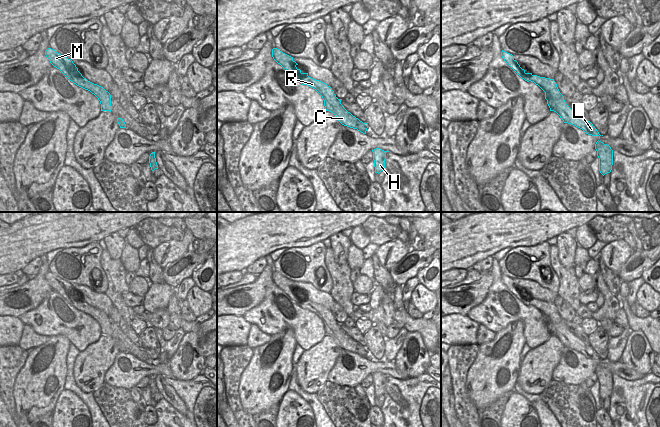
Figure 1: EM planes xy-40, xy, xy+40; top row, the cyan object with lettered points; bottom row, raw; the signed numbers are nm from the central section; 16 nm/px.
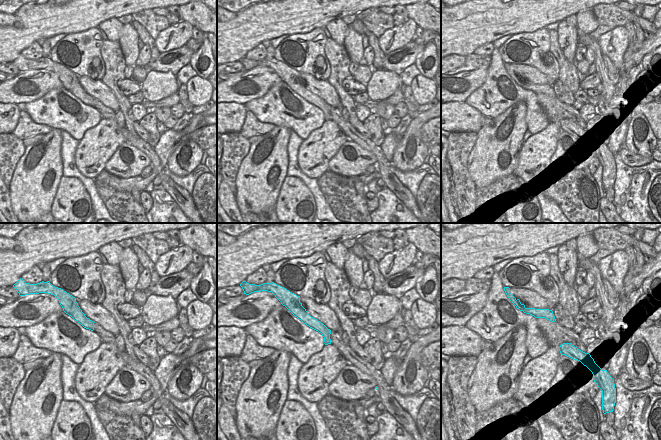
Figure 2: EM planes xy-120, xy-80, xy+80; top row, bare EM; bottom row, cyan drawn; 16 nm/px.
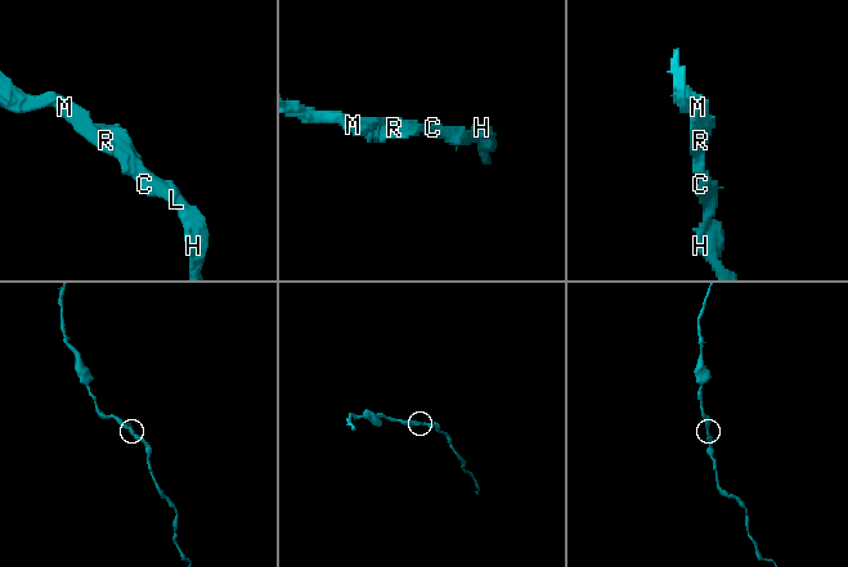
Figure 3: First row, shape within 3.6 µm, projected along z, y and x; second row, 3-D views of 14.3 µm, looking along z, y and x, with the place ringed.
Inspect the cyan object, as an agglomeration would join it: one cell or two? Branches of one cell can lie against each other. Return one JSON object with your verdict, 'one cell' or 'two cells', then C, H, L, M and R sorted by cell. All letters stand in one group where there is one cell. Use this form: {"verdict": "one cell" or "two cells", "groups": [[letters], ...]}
{"verdict": "one cell", "groups": [["C", "H", "L", "M", "R"]]}

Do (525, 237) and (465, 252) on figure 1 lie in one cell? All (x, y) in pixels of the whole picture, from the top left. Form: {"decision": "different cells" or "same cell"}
{"decision": "same cell"}

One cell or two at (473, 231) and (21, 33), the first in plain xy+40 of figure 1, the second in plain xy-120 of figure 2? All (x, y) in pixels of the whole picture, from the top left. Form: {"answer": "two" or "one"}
{"answer": "one"}

